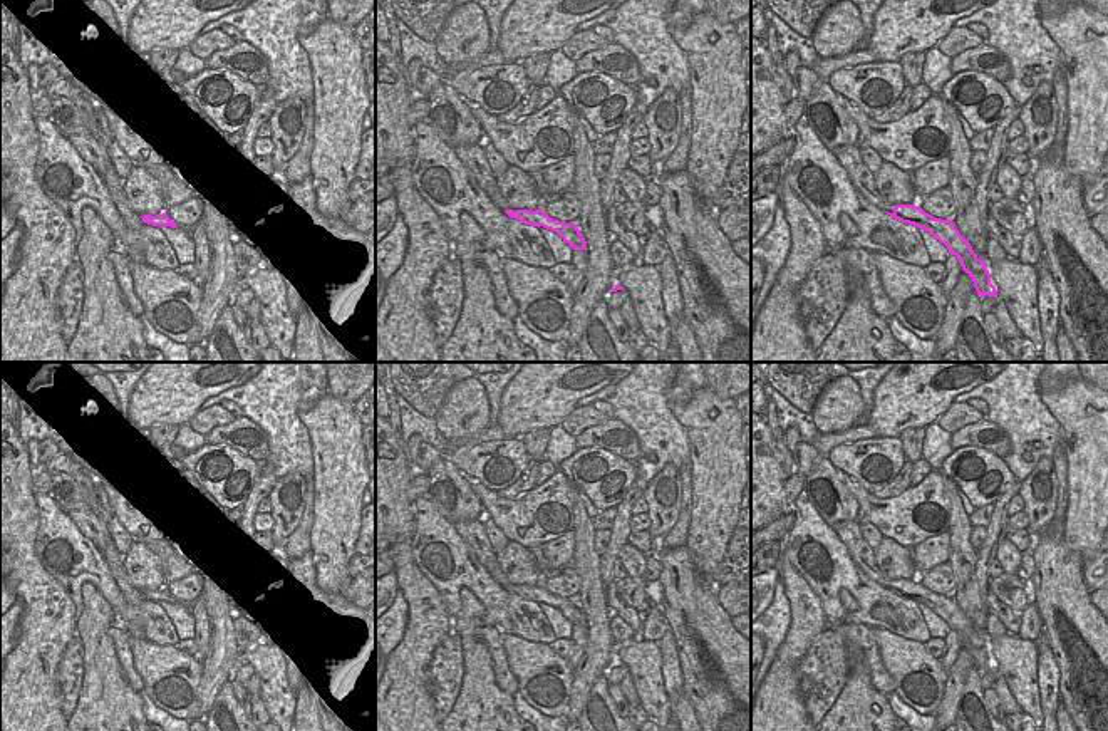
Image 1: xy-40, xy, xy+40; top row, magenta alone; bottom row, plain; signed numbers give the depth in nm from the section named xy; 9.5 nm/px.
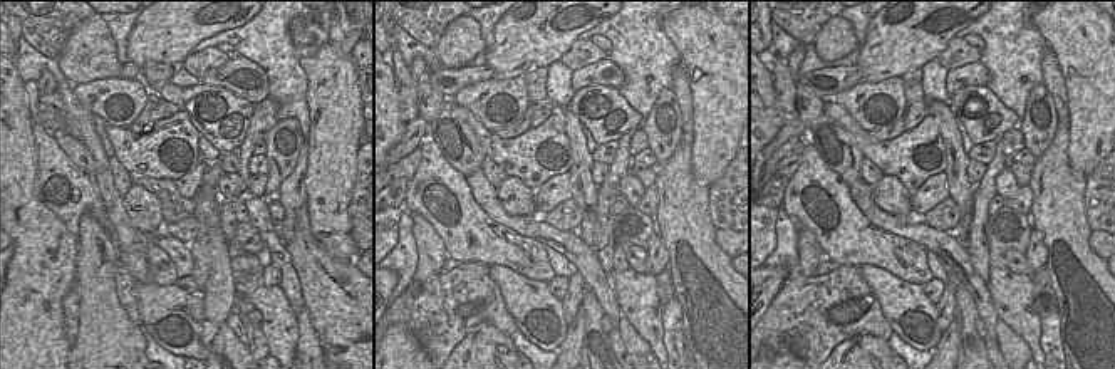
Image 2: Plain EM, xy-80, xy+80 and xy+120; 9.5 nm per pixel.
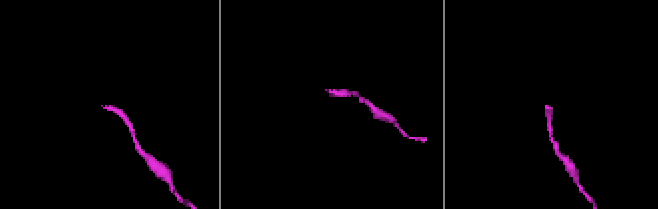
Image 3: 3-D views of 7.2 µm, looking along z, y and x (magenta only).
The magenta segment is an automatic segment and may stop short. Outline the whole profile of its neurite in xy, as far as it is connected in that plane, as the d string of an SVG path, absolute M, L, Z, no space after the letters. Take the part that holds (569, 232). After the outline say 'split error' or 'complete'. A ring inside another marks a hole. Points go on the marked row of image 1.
M481 144L454 146L453 151L459 161L473 173L478 186L488 194L496 208L525 225L551 230L558 233L573 250L587 251L587 241L575 223L553 220L543 210L513 210L506 205L500 189L500 179L493 174Z; split error

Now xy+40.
M841 146L831 153L848 173L852 184L870 205L902 223L929 231L947 246L950 255L959 258L962 270L972 278L977 295L997 297L997 290L991 283L991 273L984 260L974 253L971 243L959 233L952 220L934 218L920 206L914 205L888 205L877 191L875 174L863 163L858 146Z; split error

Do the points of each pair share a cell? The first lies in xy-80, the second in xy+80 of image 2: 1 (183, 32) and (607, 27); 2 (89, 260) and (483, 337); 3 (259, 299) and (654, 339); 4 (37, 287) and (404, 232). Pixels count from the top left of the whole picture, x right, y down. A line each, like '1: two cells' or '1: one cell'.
1: two cells
2: one cell
3: one cell
4: two cells

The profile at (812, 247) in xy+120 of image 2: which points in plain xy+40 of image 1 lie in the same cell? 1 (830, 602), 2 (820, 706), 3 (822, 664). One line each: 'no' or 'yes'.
1: no
2: no
3: no

